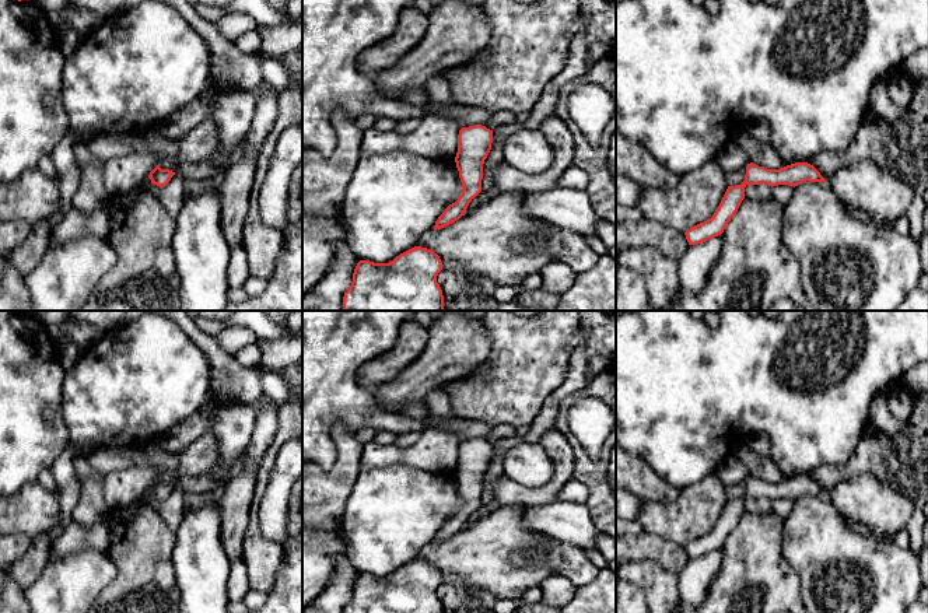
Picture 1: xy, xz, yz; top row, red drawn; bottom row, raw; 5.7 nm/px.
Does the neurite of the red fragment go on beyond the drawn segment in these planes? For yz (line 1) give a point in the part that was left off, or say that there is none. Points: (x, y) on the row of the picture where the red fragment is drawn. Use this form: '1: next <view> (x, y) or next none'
1: next none

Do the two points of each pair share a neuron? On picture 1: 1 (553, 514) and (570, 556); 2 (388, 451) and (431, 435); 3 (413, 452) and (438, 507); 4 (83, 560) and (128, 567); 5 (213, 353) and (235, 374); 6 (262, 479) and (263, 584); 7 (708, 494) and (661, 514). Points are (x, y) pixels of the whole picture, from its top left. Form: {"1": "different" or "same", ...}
{"1": "different", "2": "same", "3": "different", "4": "different", "5": "same", "6": "same", "7": "same"}

